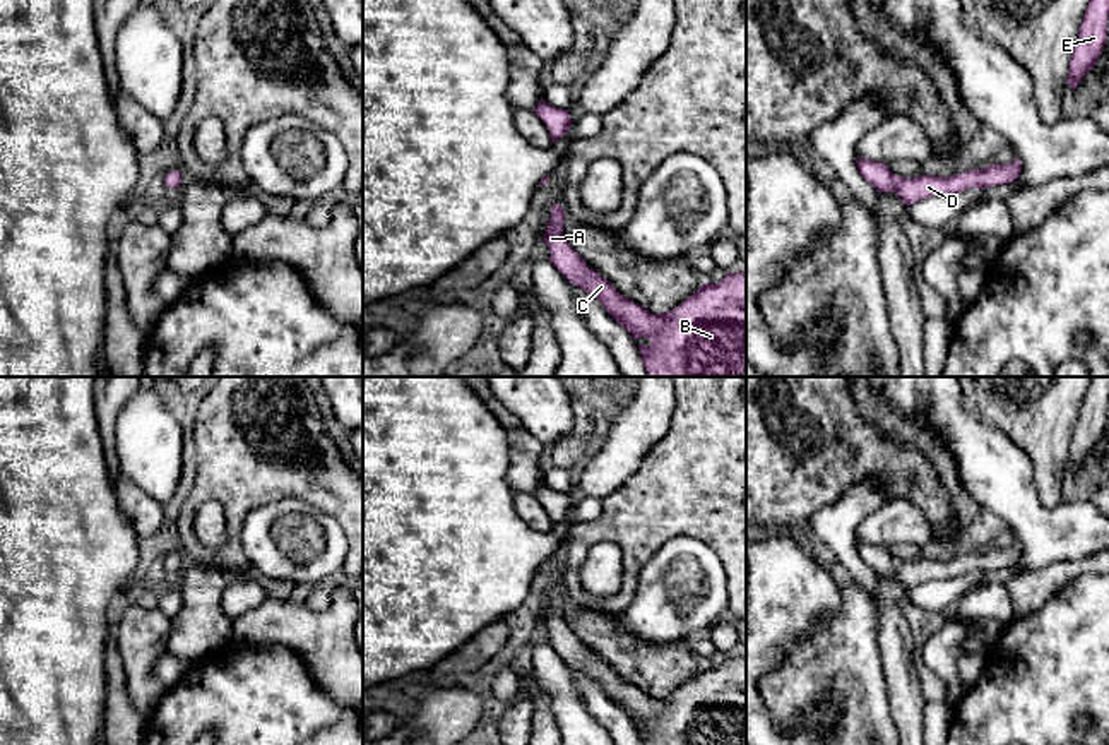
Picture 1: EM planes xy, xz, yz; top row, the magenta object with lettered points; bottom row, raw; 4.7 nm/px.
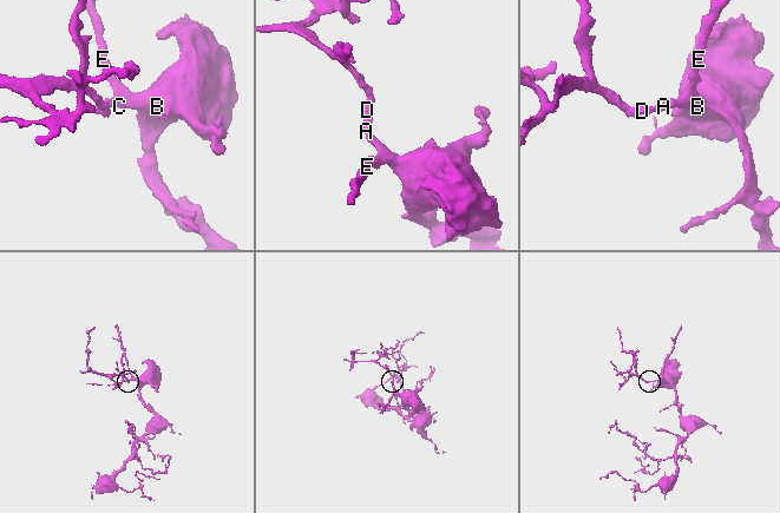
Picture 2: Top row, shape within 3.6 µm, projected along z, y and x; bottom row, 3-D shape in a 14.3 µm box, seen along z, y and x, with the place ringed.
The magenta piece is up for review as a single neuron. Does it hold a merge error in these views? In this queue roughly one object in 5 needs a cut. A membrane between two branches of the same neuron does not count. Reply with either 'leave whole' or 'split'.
leave whole

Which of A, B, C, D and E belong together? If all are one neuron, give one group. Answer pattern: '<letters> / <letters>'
A B C D E

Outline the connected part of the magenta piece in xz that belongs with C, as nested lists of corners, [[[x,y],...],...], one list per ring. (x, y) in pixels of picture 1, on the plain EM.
[[[551,589],[544,618],[549,646],[572,668],[596,680],[633,723],[652,724],[650,730],[638,728],[642,745],[746,745],[744,656],[703,668],[671,695],[650,697],[587,651],[563,618],[563,601],[563,591]]]

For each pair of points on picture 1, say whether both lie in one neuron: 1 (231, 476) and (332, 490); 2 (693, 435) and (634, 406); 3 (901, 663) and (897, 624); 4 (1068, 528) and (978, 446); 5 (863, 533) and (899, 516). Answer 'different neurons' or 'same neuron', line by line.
1: same neuron
2: different neurons
3: same neuron
4: same neuron
5: same neuron

